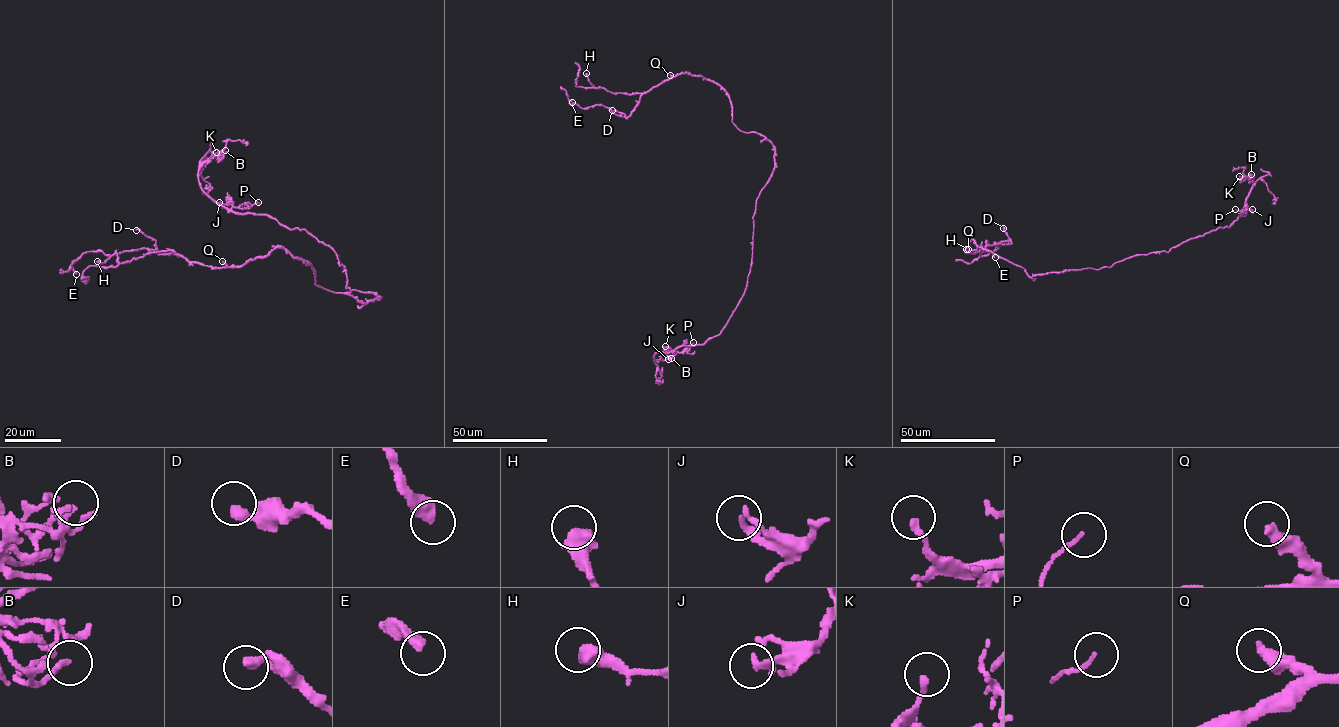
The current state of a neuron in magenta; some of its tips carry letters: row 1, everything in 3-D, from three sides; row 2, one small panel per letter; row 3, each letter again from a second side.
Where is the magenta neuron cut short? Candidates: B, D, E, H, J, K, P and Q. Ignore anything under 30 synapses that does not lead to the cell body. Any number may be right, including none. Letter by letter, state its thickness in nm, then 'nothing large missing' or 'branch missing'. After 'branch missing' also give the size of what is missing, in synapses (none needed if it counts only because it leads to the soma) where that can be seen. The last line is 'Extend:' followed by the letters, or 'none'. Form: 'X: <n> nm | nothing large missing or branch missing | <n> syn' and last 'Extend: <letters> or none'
B: 240 nm | nothing large missing
D: 320 nm | nothing large missing
E: 400 nm | nothing large missing
H: 600 nm | nothing large missing
J: 280 nm | nothing large missing
K: 200 nm | nothing large missing
P: 110 nm | nothing large missing
Q: 380 nm | nothing large missing
Extend: none

